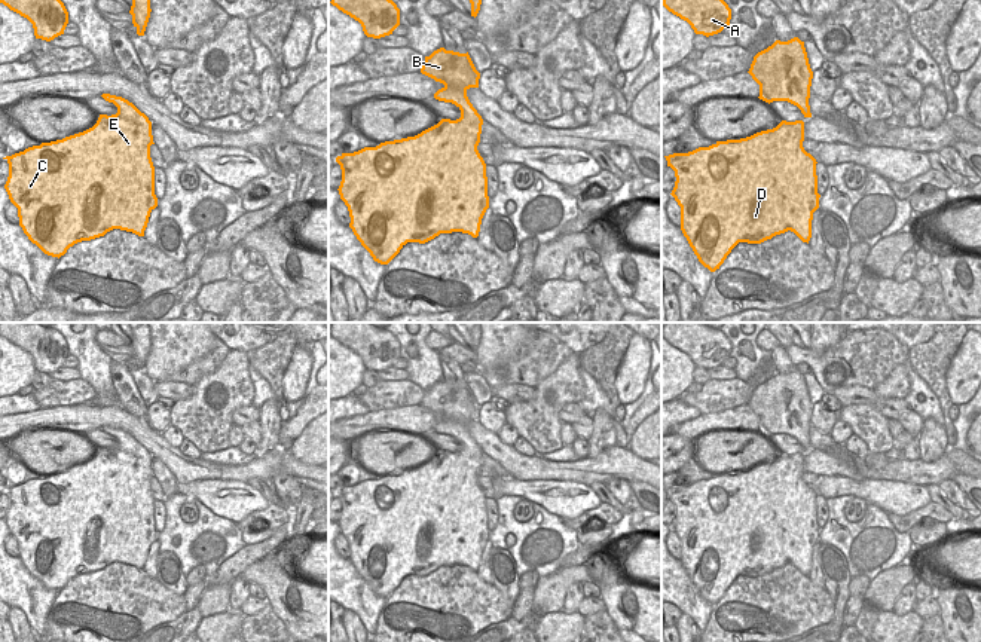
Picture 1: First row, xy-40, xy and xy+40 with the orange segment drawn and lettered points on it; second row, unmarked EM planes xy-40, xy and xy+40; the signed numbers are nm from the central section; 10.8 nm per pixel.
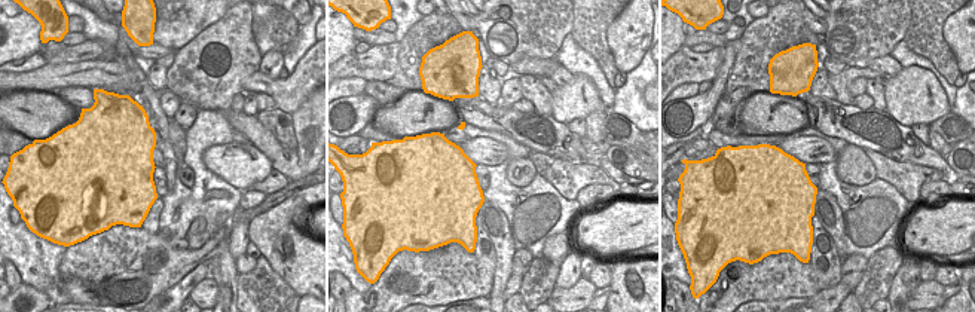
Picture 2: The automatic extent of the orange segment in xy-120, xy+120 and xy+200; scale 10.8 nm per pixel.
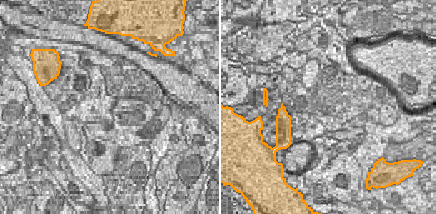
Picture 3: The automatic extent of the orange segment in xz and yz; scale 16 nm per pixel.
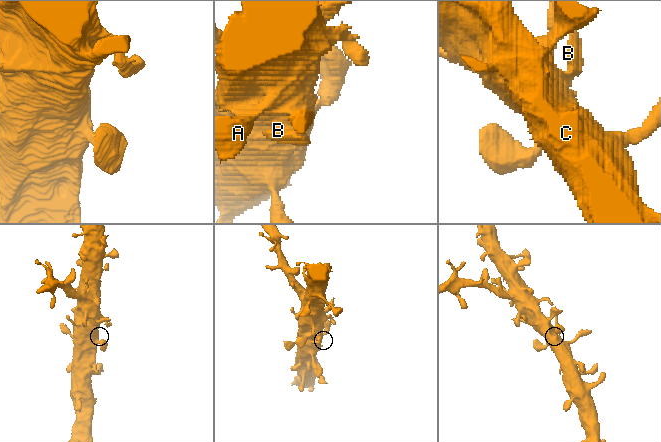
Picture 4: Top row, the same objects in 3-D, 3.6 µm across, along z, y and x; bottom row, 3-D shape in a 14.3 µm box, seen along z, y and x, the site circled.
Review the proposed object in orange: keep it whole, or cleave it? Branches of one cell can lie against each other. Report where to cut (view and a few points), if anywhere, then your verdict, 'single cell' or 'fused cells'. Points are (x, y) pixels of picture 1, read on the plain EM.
cut none; single cell

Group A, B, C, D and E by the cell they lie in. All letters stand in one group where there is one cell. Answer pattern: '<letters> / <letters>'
A B C D E

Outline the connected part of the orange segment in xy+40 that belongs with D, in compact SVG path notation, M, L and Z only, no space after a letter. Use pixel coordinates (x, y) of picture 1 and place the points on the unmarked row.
M782 453L776 461L746 471L664 489L676 510L670 528L681 539L681 563L710 605L719 602L739 575L761 577L791 563L809 577L820 528L818 495L804 483L803 474L804 455Z

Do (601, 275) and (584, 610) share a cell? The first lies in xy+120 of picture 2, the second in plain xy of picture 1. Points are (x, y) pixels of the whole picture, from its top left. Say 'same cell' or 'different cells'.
same cell

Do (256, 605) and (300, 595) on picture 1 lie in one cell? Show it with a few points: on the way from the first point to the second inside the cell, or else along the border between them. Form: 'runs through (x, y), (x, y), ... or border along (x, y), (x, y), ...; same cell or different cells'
border along (266, 596), (269, 602); different cells

